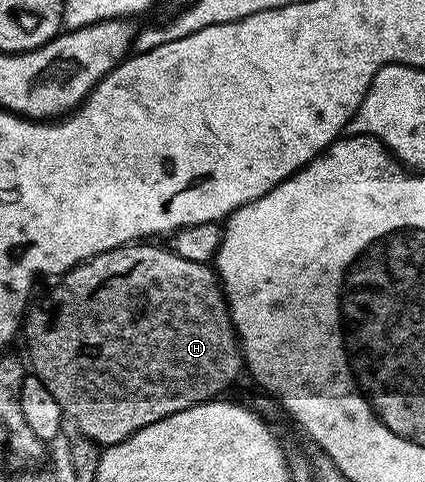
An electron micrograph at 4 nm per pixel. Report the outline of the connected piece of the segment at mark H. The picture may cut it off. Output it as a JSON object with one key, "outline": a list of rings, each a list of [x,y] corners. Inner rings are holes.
{"outline":[[[133,243],[83,261],[53,285],[56,286],[40,302],[37,300],[27,310],[22,326],[22,341],[24,337],[28,344],[26,361],[31,372],[44,384],[46,391],[50,391],[54,399],[58,399],[58,407],[64,412],[65,418],[73,421],[82,435],[89,437],[98,446],[117,445],[130,435],[142,431],[142,427],[150,427],[150,423],[158,423],[178,411],[186,411],[186,407],[203,405],[205,401],[219,398],[223,389],[230,388],[239,379],[240,369],[242,373],[240,342],[232,325],[228,298],[224,295],[224,286],[220,284],[219,277],[209,264],[194,263],[194,259],[182,259],[182,255],[165,246],[163,249],[160,243]]]}

